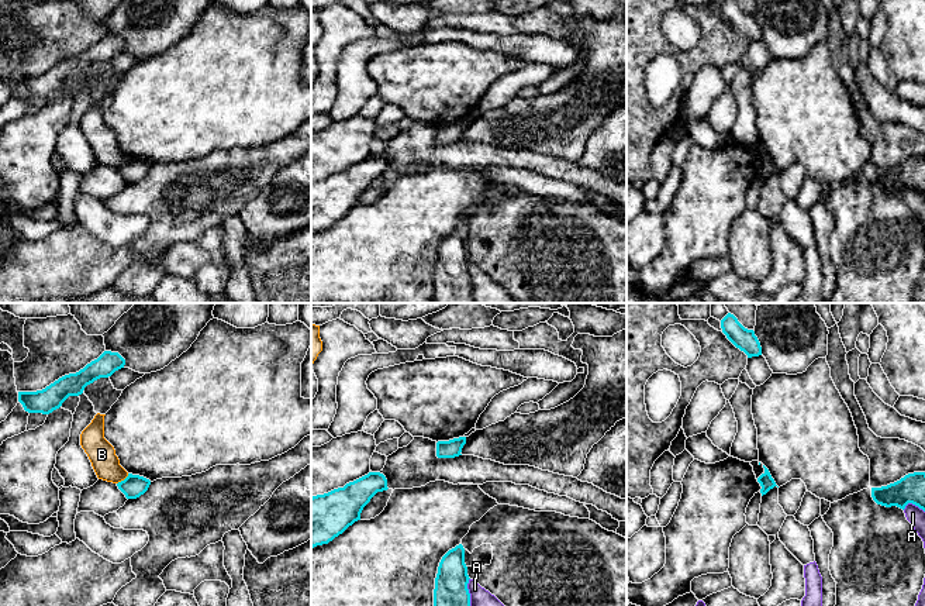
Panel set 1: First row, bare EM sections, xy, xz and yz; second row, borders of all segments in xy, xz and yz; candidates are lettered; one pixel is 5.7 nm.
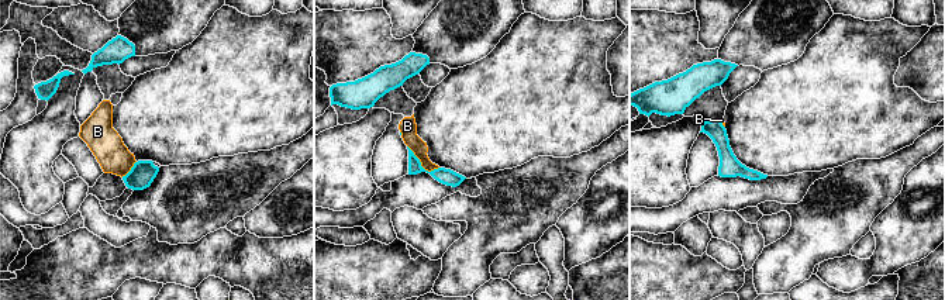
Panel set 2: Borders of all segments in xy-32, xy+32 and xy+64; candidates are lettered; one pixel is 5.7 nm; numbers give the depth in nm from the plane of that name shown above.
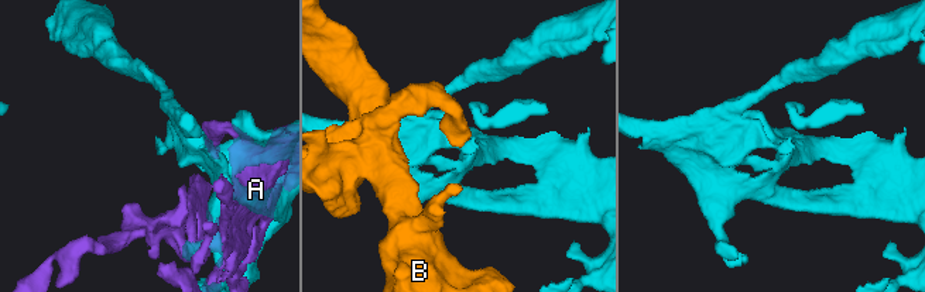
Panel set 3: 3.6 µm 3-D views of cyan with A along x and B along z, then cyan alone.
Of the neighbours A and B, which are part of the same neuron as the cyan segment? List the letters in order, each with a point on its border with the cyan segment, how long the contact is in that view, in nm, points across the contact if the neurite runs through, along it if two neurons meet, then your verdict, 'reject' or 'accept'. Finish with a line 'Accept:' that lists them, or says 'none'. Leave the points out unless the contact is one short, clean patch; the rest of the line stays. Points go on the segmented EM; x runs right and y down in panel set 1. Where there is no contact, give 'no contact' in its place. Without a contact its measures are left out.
A: xz (468, 592) | 160 nm | reject
B: xy (124, 479) | 90 nm | along xy (128, 474), (117, 484) | reject
Accept: none

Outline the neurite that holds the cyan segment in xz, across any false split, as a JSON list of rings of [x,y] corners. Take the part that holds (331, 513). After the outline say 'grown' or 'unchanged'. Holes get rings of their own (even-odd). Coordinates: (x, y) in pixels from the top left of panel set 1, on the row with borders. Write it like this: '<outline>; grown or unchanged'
[[[380,472],[367,475],[311,497],[311,550],[328,544],[349,526],[360,520],[363,507],[377,493],[387,490],[387,479]]]; unchanged

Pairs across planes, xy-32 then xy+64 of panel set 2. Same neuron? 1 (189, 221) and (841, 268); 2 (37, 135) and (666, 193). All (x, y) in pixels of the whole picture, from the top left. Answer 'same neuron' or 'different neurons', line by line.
1: different neurons
2: same neuron

